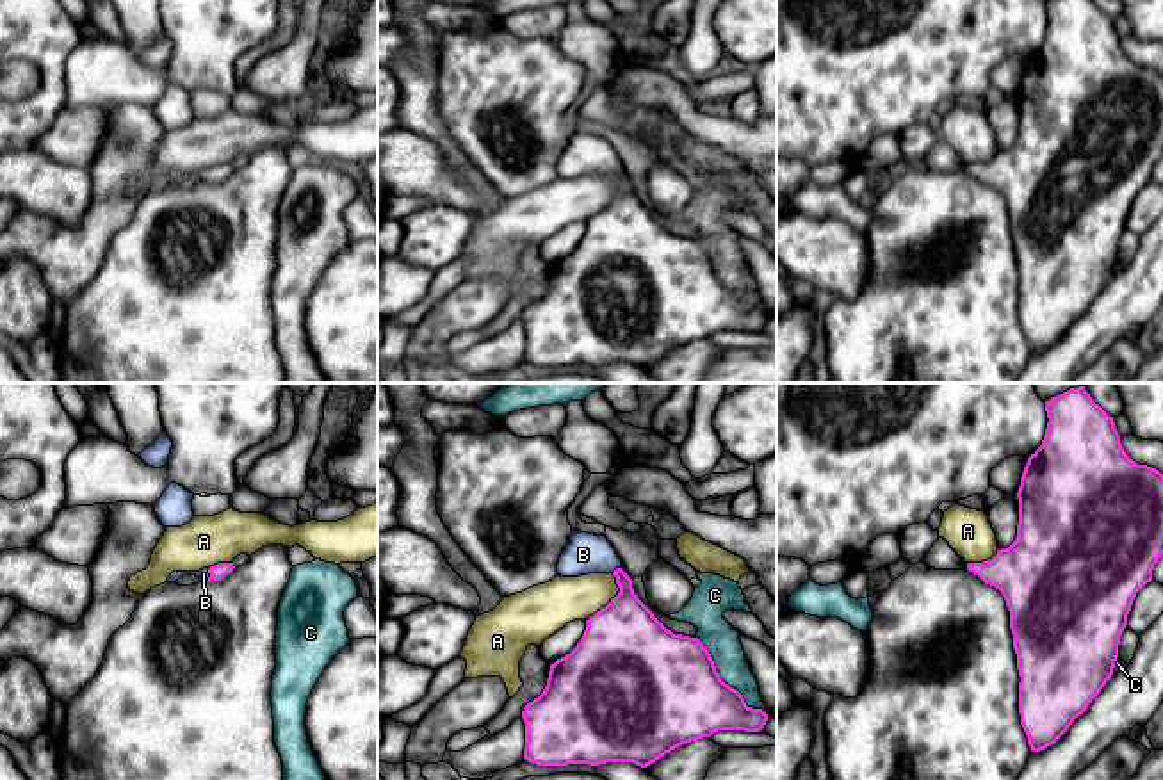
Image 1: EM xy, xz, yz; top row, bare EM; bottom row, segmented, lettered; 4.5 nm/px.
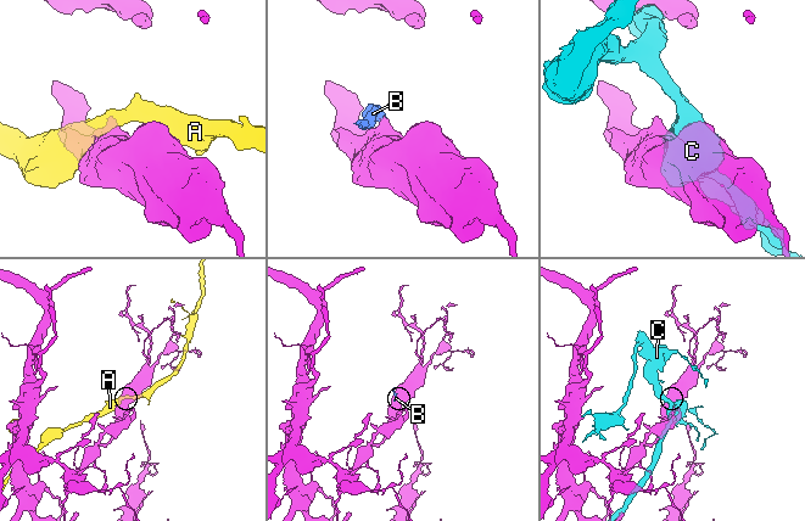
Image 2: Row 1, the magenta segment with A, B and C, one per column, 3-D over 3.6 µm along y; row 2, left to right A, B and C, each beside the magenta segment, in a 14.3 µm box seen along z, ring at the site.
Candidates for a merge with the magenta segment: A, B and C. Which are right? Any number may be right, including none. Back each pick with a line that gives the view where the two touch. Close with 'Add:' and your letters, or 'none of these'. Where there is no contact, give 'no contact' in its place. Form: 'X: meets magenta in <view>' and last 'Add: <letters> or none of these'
B: meets magenta in xy
Add: B

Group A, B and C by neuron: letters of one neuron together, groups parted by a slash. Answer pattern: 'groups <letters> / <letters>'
groups A / B / C

